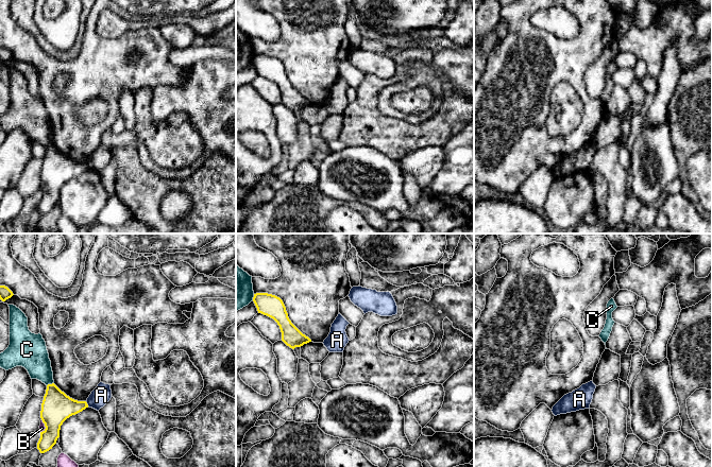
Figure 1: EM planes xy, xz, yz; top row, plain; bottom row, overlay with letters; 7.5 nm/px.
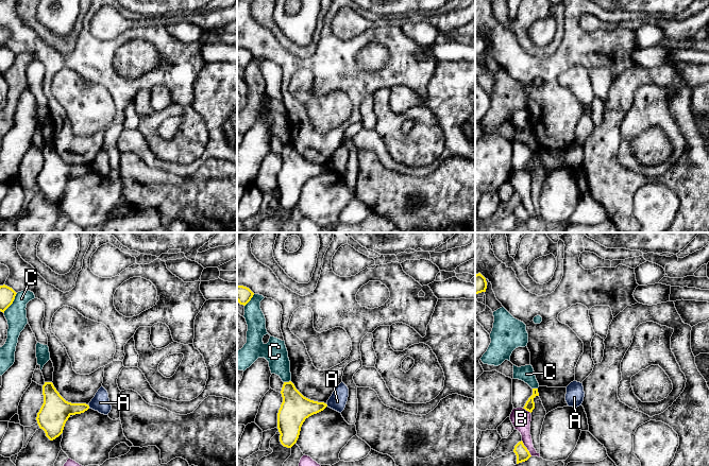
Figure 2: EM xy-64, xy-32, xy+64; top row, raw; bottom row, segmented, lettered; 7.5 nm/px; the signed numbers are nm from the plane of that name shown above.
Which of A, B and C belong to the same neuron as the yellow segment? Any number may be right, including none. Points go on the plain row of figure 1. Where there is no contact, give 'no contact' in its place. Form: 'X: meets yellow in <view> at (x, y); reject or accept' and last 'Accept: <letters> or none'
A: meets yellow in xy at (86, 166); reject
B: meets yellow in xy at (45, 188); reject
C: meets yellow in xy at (50, 146); reject
Accept: none

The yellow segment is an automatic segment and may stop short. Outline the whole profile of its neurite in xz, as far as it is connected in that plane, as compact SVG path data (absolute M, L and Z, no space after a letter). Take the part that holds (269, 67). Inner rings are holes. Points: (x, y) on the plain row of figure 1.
M256 55L253 64L258 75L267 77L277 85L282 94L282 103L287 108L294 111L311 104L291 85L286 69L279 59L268 55Z

